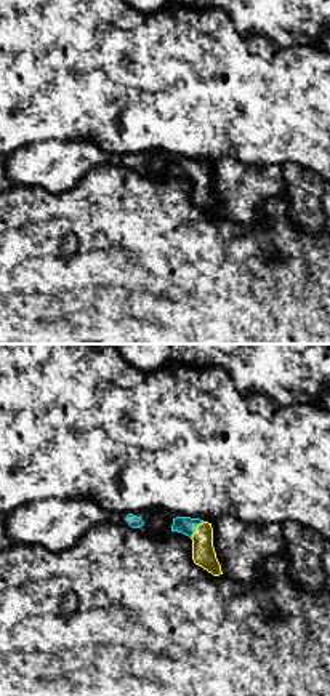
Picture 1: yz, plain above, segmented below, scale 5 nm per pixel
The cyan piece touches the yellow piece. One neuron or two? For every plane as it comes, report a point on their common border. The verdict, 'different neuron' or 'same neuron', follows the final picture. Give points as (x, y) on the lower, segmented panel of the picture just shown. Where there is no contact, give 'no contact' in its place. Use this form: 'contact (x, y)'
contact (194, 530)

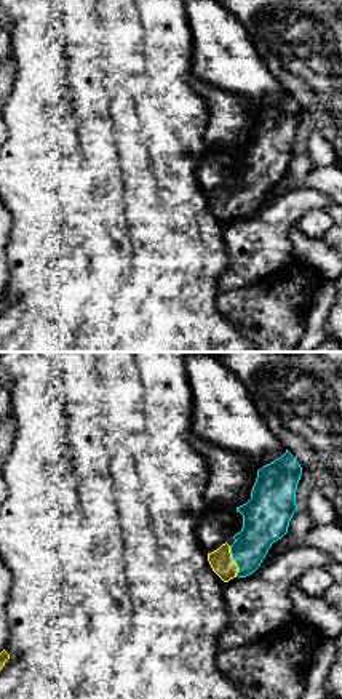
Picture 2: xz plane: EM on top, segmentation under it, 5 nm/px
contact (232, 559)

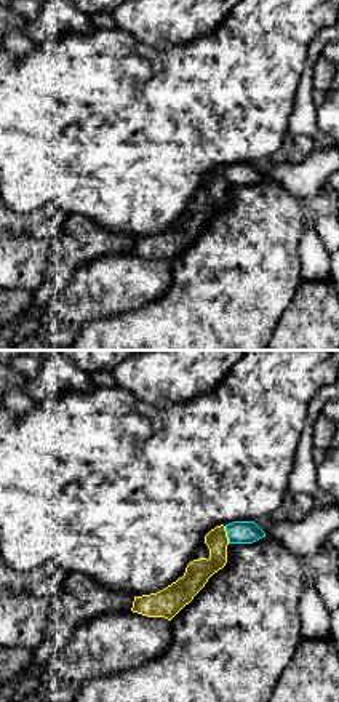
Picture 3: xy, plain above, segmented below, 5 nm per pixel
contact (227, 534)

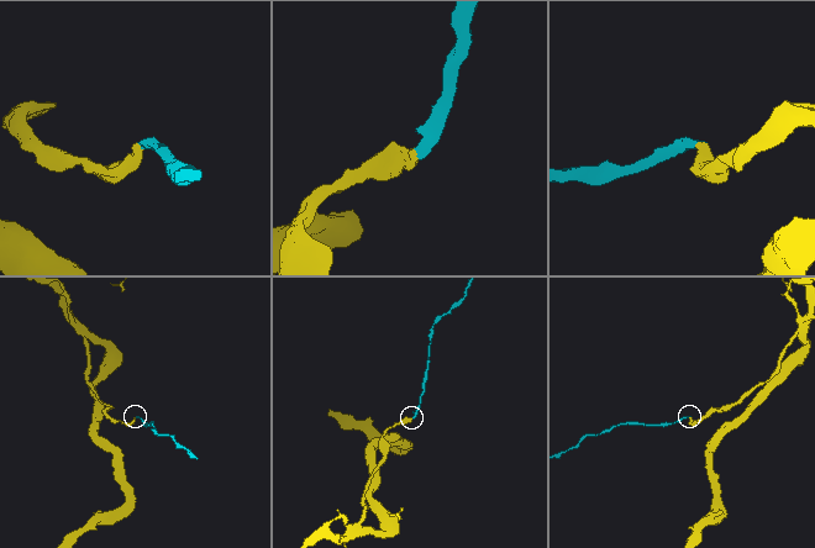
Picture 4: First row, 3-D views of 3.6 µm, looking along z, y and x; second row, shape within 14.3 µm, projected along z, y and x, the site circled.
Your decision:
same neuron

